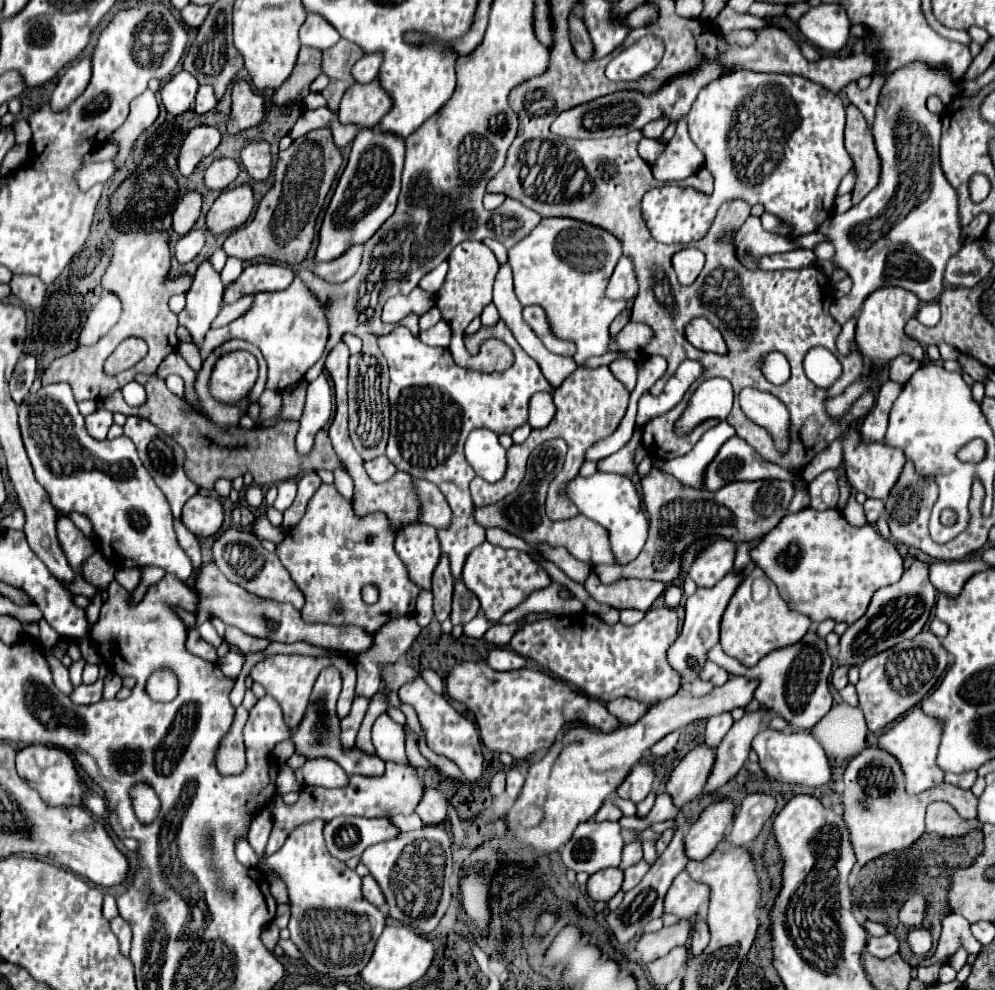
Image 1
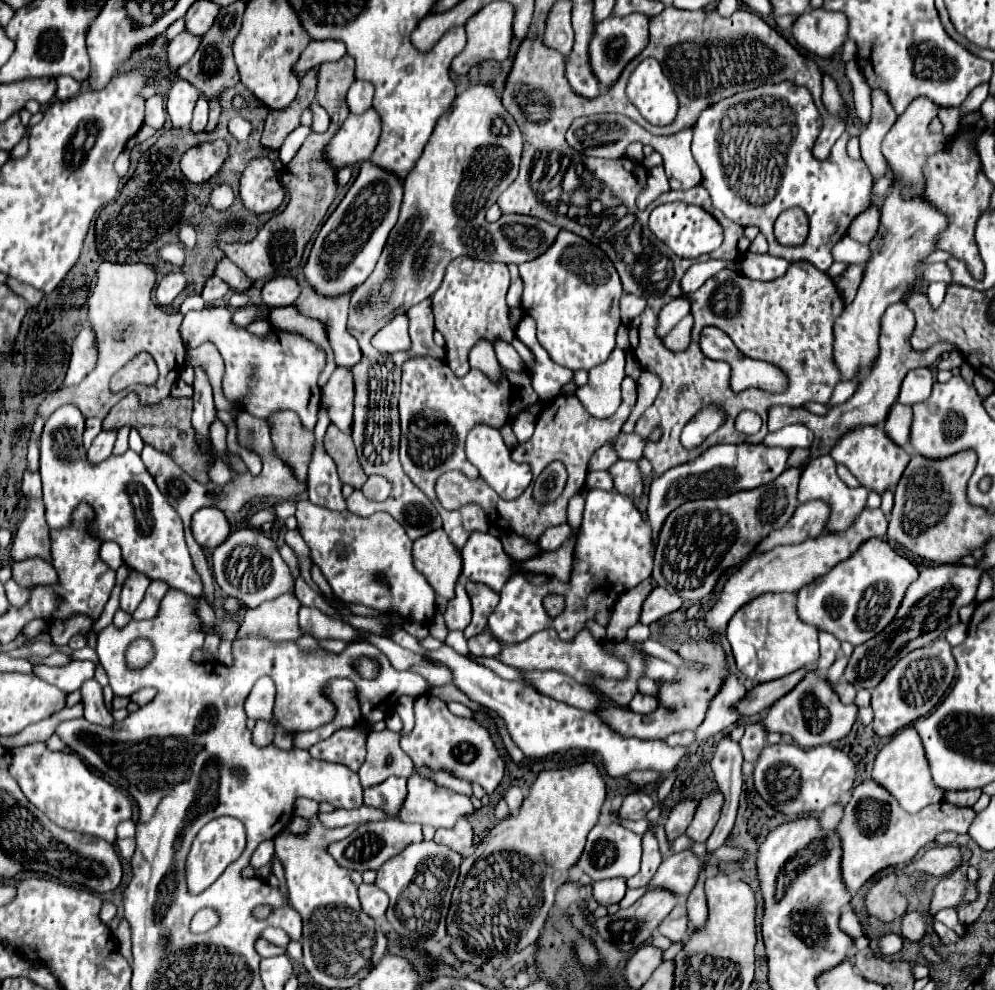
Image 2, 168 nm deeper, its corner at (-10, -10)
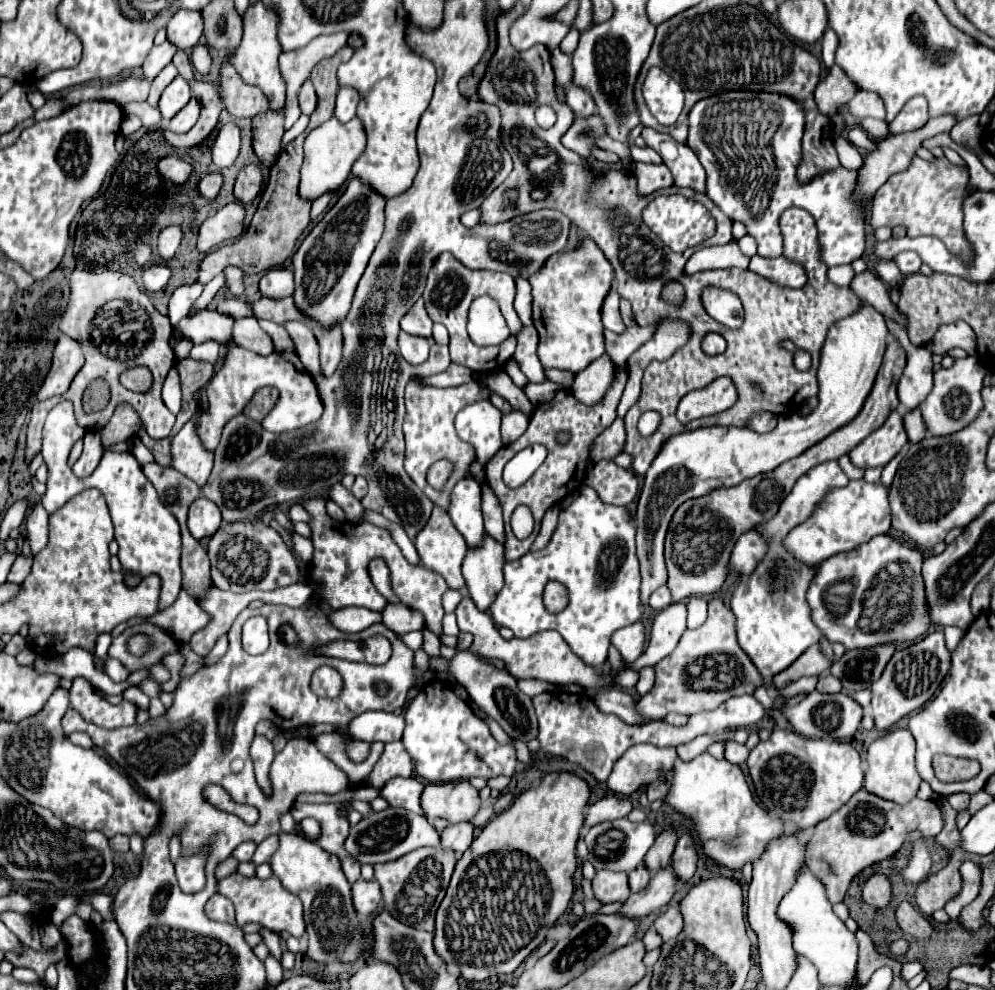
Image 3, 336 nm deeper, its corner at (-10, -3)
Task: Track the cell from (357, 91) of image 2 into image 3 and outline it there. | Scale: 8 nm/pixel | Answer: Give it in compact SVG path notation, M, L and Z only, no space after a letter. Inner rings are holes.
M344 86L340 88L338 92L338 98L336 98L336 110L334 110L334 116L340 120L340 122L348 122L356 116L356 106L358 106L358 90L352 90L352 86Z

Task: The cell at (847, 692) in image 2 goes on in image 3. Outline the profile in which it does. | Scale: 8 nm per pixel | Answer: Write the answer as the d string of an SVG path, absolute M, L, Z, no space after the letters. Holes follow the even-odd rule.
M824 674L820 676L820 682L816 686L818 692L842 692L842 686L840 686L840 678L832 678L832 674Z

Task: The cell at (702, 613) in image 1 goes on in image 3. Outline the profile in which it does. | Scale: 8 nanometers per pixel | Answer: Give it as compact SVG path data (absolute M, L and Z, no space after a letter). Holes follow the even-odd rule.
M852 480L848 486L832 490L818 510L800 526L796 526L782 542L786 552L800 564L818 566L834 554L854 550L856 546L872 540L878 534L890 530L890 504L888 490L876 482L868 484L864 480Z

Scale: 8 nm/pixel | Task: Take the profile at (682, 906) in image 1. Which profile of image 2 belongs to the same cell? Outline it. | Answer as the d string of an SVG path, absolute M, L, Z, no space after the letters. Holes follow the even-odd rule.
M682 903L682 905L676 905L676 907L670 911L670 915L660 923L658 931L660 931L664 937L668 937L670 941L674 941L674 943L682 941L682 939L686 937L686 933L688 933L686 905L684 905L684 903Z

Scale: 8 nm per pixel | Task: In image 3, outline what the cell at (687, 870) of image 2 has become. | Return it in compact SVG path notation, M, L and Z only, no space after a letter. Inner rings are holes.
M668 864L664 870L658 870L656 874L652 874L648 886L642 892L632 894L620 912L634 920L644 918L650 912L664 908L676 894L678 886L680 886L680 878L676 878L676 872Z

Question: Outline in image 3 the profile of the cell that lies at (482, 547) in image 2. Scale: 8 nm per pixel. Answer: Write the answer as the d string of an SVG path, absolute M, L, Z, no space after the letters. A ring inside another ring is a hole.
M474 478L460 480L452 492L450 518L470 548L480 546L480 542L486 538L480 504L482 504L480 484Z

